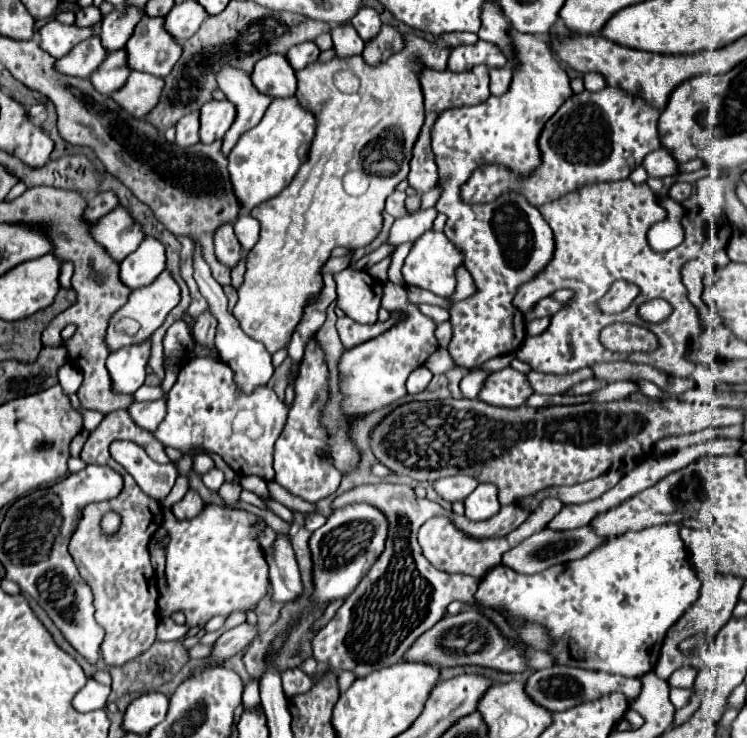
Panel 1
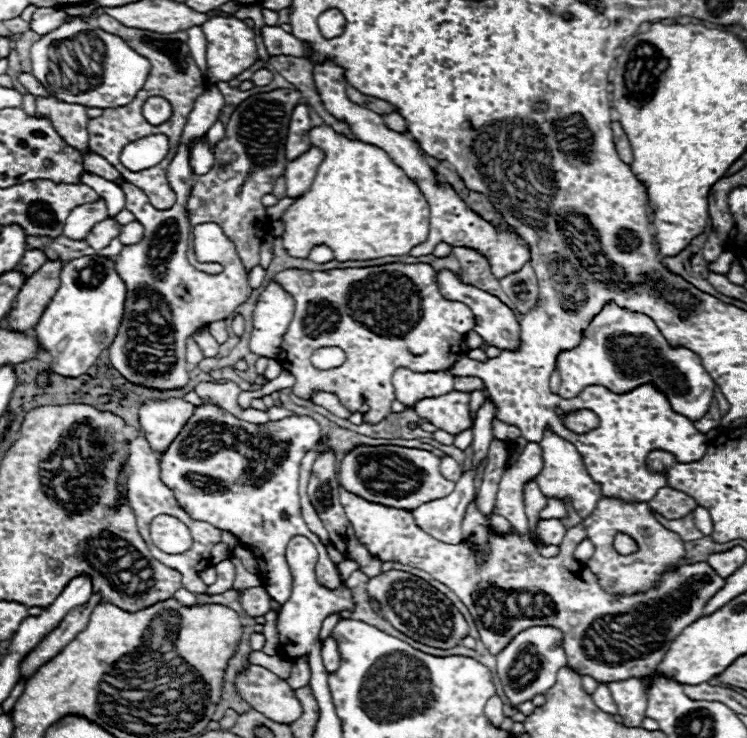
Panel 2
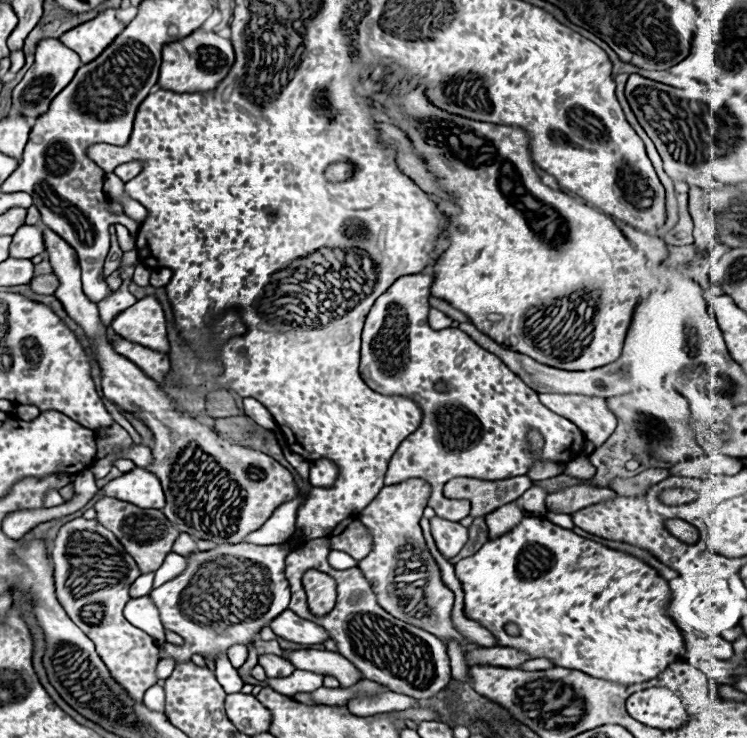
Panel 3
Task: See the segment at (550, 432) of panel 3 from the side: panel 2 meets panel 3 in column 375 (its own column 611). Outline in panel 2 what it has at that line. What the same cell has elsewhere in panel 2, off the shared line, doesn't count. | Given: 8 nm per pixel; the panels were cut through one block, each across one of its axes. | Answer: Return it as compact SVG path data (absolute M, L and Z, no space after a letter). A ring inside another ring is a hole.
M616 304L604 306L576 350L566 350L558 356L558 374L562 380L558 394L562 398L574 398L592 384L622 394L638 384L654 382L668 396L672 410L690 420L700 420L708 412L716 386L696 354L686 348L670 348L648 316L628 312Z

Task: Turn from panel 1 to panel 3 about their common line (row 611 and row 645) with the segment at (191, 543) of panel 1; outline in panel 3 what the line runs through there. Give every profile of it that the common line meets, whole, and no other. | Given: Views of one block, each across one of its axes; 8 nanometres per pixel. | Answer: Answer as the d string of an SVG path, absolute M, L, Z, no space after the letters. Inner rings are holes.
M220 544L212 550L202 550L186 556L188 562L186 570L150 592L154 604L160 610L164 628L174 630L184 638L182 646L162 644L158 656L172 658L174 662L190 662L194 654L200 654L216 662L220 654L228 654L228 650L236 644L242 646L254 644L256 638L260 636L260 630L270 626L272 620L278 618L278 614L282 614L282 610L286 610L290 604L290 586L282 574L286 556L288 556L288 548L282 548L278 544L272 546Z

